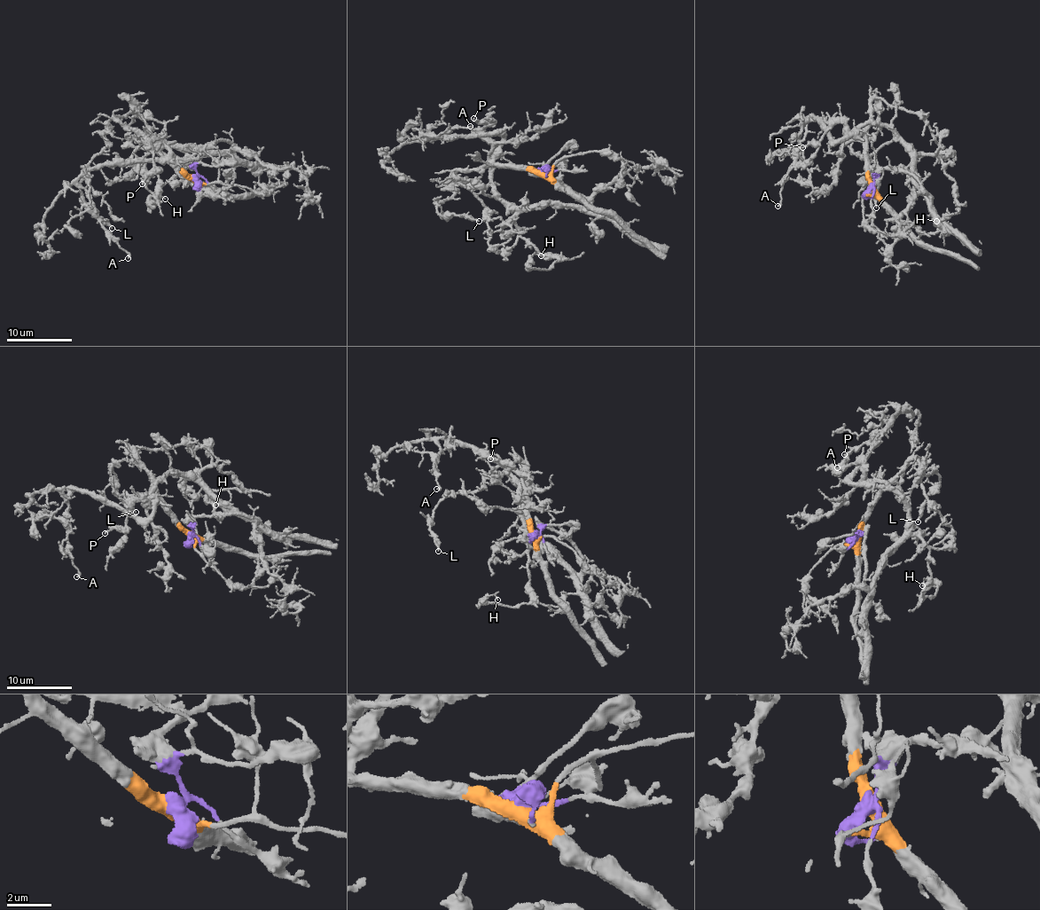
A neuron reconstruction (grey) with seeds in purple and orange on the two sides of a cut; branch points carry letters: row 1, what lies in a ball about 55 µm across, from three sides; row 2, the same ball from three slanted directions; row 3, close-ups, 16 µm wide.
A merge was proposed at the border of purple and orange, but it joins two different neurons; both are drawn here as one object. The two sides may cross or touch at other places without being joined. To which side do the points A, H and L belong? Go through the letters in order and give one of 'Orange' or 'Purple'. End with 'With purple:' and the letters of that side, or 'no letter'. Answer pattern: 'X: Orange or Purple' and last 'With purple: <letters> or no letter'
A: Orange
H: Purple
L: Orange
With purple: H

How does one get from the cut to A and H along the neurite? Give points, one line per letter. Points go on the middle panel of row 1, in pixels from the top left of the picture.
A: (543, 171), (496, 163), (496, 153), (500, 136), (413, 141), (470, 126)
H: (543, 171), (587, 200), (520, 212), (514, 226), (558, 259), (529, 268), (541, 254)

